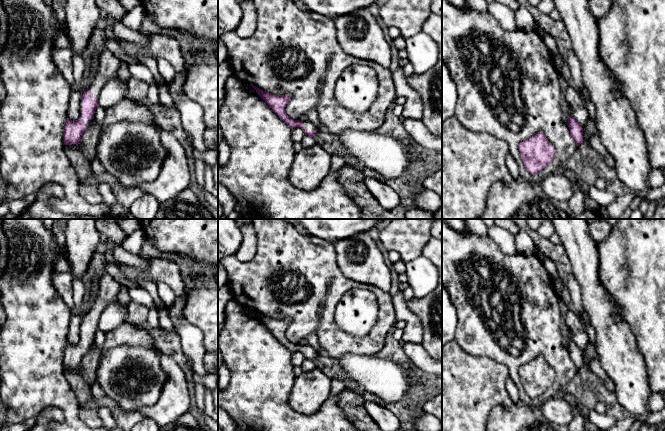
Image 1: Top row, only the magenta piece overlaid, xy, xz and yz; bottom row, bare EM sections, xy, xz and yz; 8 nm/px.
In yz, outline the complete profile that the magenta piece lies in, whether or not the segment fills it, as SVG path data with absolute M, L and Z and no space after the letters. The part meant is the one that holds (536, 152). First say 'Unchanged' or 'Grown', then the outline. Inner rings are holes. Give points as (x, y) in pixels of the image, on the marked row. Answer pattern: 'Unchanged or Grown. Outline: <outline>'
Unchanged. Outline: M537 132L518 145L523 165L530 174L541 172L552 162L555 149L541 132Z

